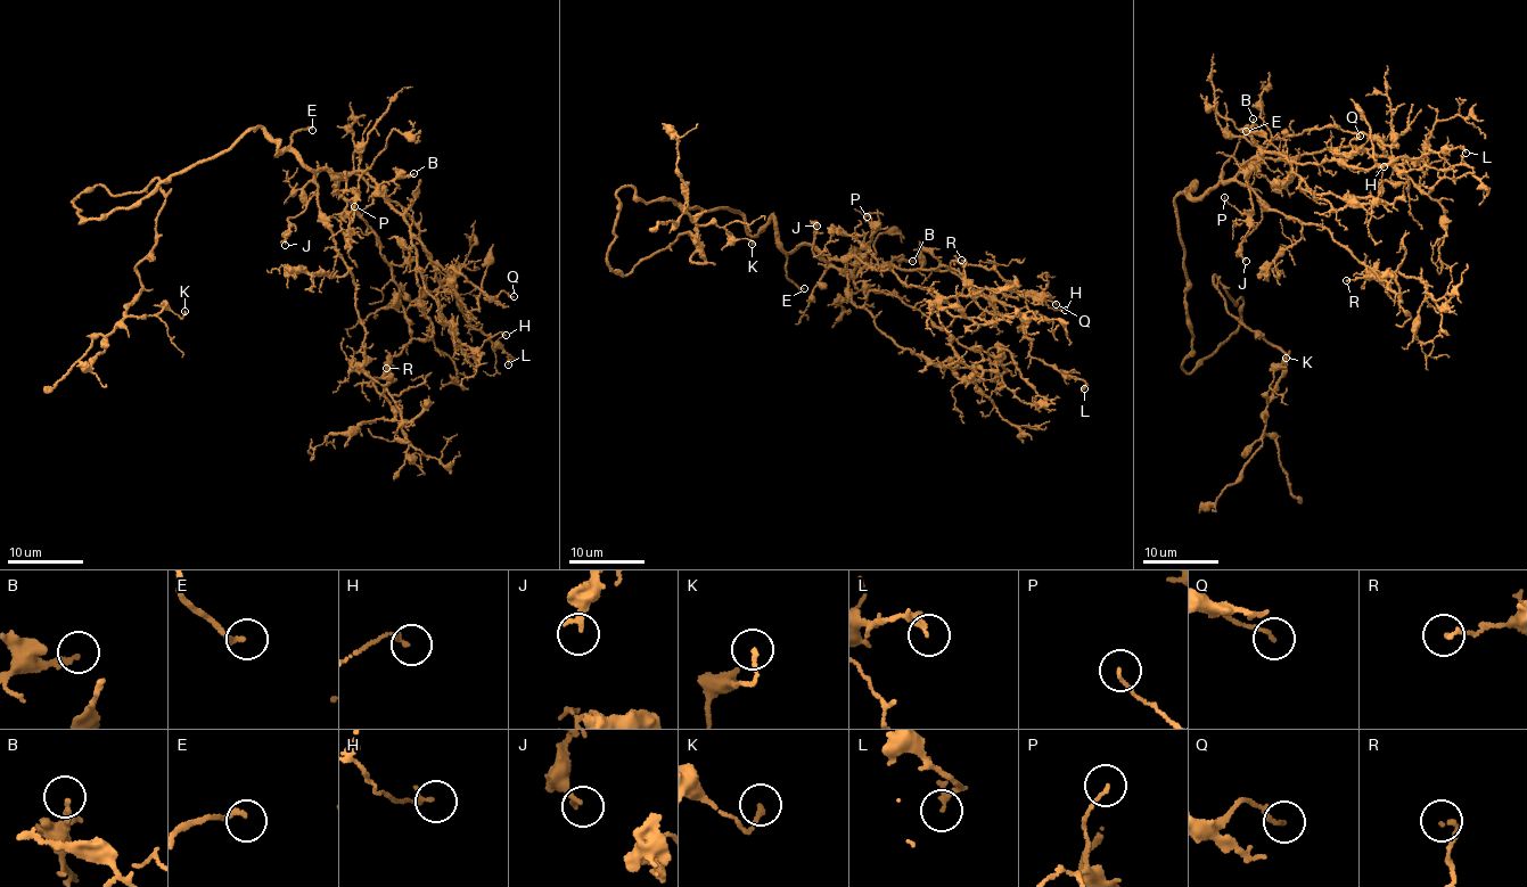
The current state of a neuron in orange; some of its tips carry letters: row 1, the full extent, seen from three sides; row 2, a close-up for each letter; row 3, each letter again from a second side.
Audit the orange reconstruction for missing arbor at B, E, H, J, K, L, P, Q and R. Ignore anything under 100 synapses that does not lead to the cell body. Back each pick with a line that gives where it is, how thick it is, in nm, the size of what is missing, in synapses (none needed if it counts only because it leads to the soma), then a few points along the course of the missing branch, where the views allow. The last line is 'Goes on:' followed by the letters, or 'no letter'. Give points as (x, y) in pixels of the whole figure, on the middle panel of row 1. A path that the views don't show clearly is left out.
E: at (804, 288); 180 nm thick; about 120 synapses; missing branch runs (804, 288), (802, 301), (810, 309), (838, 321), (840, 333), (814, 330), (795, 352), (785, 347), (782, 352)
Goes on: E

